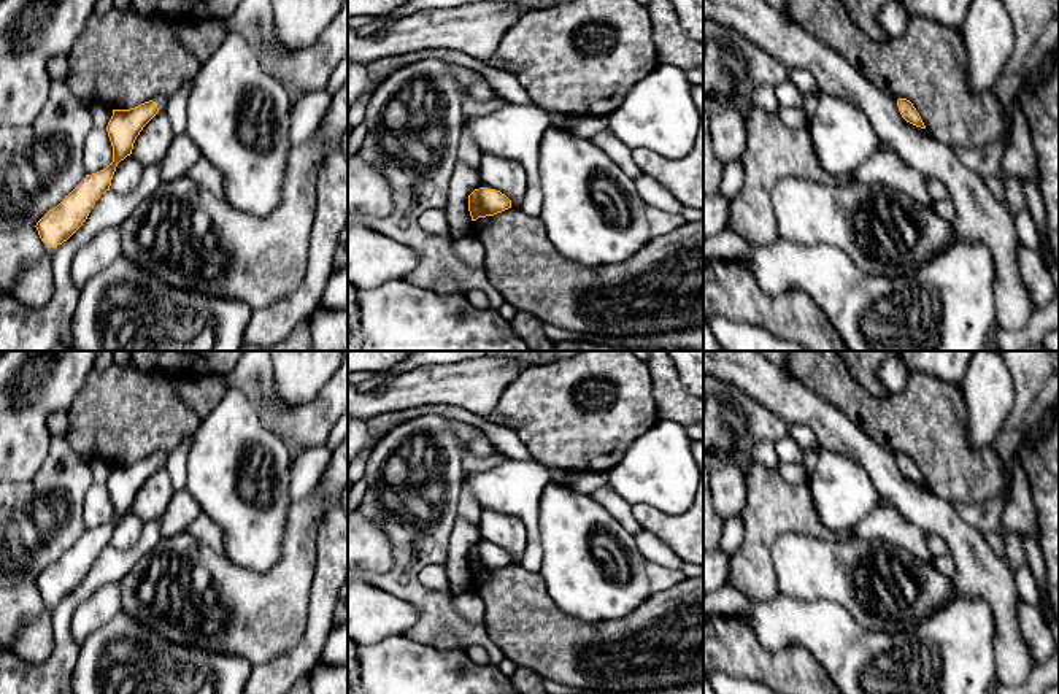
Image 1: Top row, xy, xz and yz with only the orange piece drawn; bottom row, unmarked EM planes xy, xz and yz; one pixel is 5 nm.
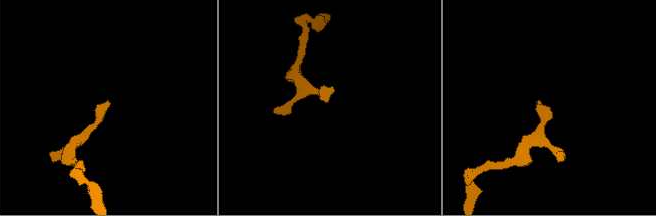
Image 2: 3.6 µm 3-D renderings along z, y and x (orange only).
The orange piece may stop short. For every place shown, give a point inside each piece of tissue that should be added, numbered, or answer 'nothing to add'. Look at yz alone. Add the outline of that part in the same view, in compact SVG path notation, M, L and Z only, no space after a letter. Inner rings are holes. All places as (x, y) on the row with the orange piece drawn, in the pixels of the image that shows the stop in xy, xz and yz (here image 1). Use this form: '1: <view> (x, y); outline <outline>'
nothing to add

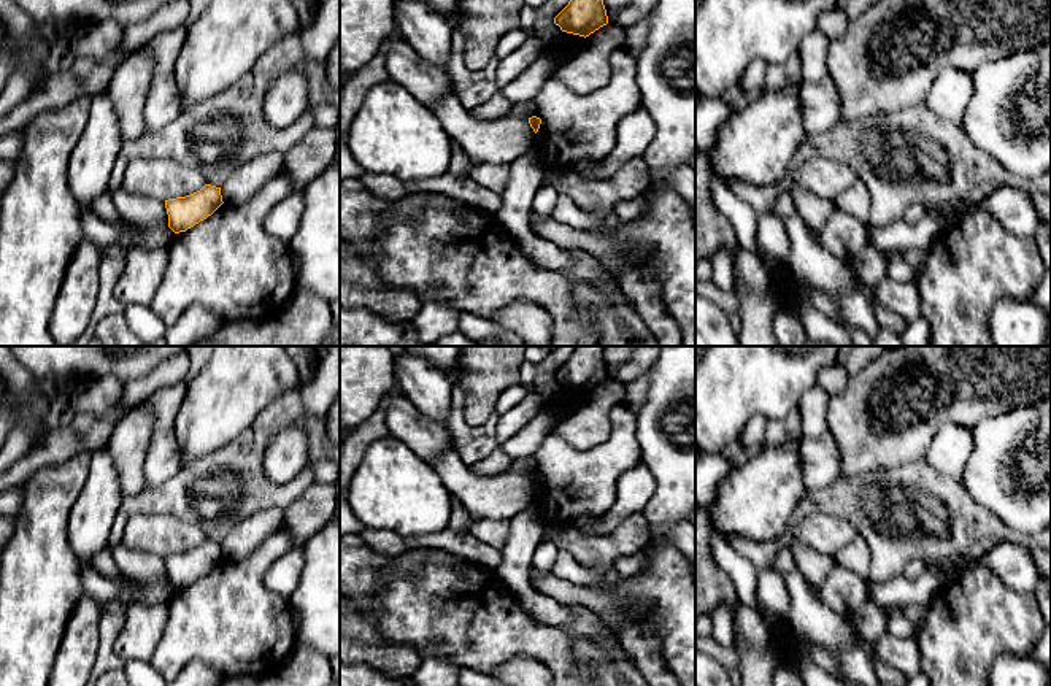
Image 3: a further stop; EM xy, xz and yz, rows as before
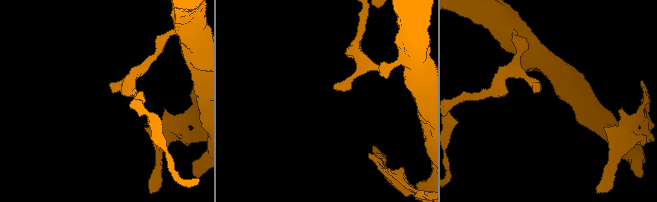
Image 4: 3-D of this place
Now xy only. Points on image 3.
nothing to add

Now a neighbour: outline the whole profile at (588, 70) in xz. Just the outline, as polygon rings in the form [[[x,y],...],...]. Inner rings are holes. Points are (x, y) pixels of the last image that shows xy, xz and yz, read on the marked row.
[[[606,24],[586,37],[584,46],[556,73],[557,79],[564,83],[575,94],[591,94],[611,79],[610,56],[624,48],[626,30]]]

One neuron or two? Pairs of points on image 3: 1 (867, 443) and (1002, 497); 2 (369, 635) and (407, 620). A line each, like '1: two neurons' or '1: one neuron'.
1: two neurons
2: two neurons

